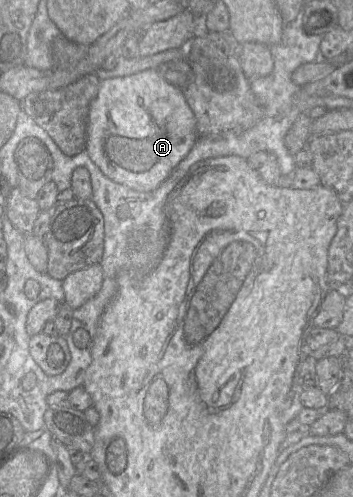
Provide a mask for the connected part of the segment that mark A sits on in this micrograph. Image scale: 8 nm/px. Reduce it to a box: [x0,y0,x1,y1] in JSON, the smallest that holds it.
[85,69,198,192]

